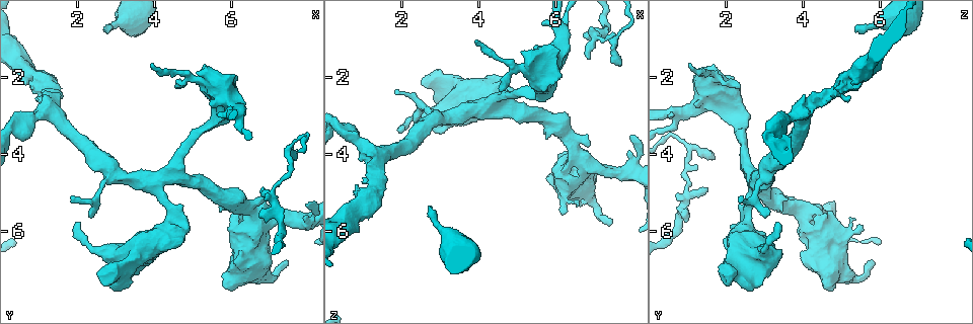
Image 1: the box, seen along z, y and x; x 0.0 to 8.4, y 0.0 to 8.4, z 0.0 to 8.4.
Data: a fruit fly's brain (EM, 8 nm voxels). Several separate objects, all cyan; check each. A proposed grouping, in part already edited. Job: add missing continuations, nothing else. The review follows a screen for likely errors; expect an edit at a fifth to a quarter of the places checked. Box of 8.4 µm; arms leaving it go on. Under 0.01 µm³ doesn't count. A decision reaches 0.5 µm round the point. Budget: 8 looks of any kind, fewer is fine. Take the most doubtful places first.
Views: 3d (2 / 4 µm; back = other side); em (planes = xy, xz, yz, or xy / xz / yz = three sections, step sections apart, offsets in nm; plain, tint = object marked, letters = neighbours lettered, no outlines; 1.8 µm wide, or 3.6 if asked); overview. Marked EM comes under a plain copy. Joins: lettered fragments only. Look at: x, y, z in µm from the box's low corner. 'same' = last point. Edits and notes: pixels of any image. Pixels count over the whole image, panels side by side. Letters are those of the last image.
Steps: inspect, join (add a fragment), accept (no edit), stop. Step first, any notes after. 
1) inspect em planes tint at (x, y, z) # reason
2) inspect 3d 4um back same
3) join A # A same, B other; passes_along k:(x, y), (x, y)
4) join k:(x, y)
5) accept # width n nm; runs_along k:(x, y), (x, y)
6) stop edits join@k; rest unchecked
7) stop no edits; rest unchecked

inspect 3d 4um at (2.70, 0.85, 5.30) # branch stops here

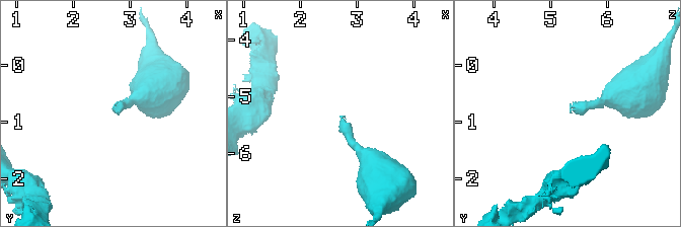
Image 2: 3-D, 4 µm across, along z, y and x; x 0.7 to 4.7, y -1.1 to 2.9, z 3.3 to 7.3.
inspect em planes letters at (2.75, 0.80, 5.40) # need the tissue

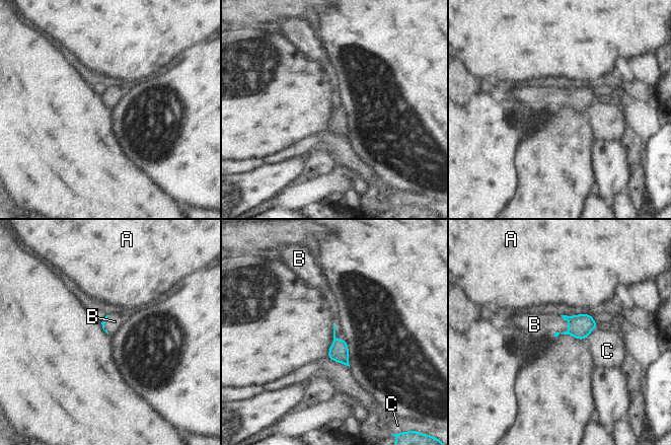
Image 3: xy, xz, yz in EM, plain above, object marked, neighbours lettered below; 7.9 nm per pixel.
join B # A other, B same, C other; passes_along 3:(580, 325), (569, 328), (538, 324); the cell continues

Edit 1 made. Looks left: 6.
inspect overview # see it whole again

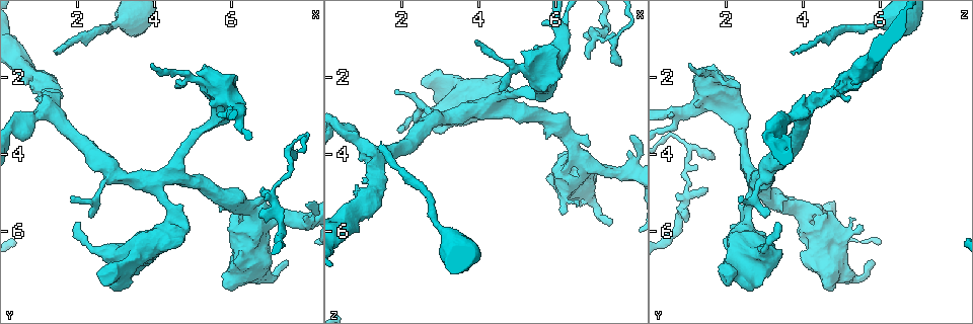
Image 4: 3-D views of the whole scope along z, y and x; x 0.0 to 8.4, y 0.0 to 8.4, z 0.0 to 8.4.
inspect em planes letters at (6.80, 4.90, 1.50) # an open end

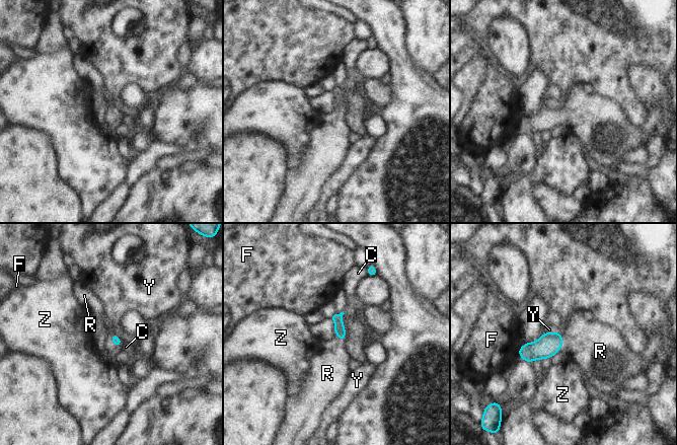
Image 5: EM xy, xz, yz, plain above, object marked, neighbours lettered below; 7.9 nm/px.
join R # C other, F other, R same, Y other, Z other; passes_along 5:(117, 341), (113, 342), (109, 347); it goes on there

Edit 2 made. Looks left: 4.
inspect 3d 4um at (1.50, 1.40, 3.70) # tapers out

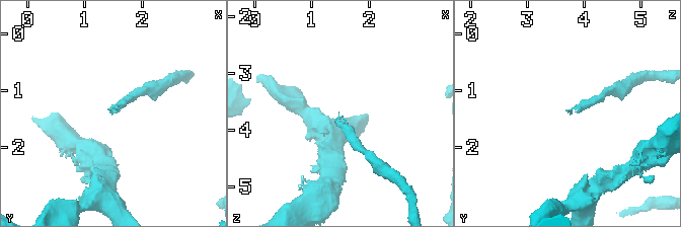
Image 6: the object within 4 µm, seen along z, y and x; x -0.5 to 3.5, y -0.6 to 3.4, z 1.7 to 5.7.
inspect em planes letters at (1.45, 1.35, 3.70) # now the EM

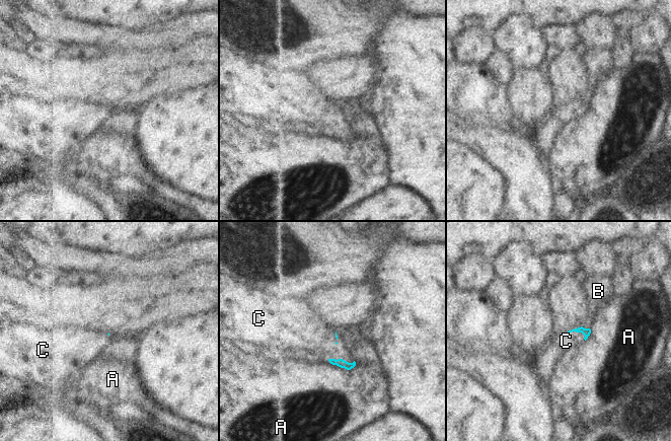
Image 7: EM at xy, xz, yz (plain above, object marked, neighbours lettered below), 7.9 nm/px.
join C # longest_contact A 240 nm; A other, B other, C same; the cell continues

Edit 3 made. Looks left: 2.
inspect 3d 2um back at (3.90, 1.65, 1.10) # thin end

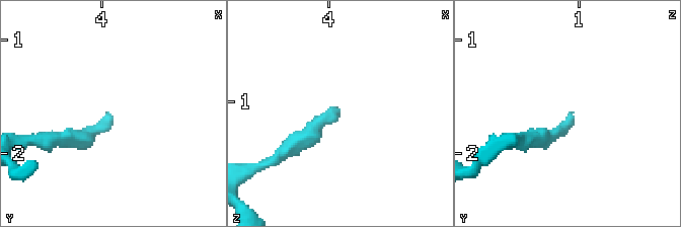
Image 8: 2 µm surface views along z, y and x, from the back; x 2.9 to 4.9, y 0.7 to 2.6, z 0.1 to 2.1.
inspect em planes letters at (3.90, 1.66, 1.08)

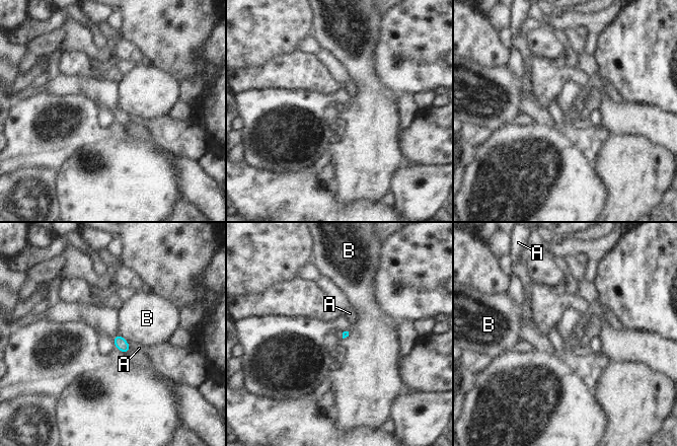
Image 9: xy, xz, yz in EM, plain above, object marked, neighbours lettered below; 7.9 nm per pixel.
accept # A other, B other; border 9:(118, 332), (128, 343); none of them fits

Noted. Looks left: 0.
stop edits join@3, join@5, join@7; rest unchecked

